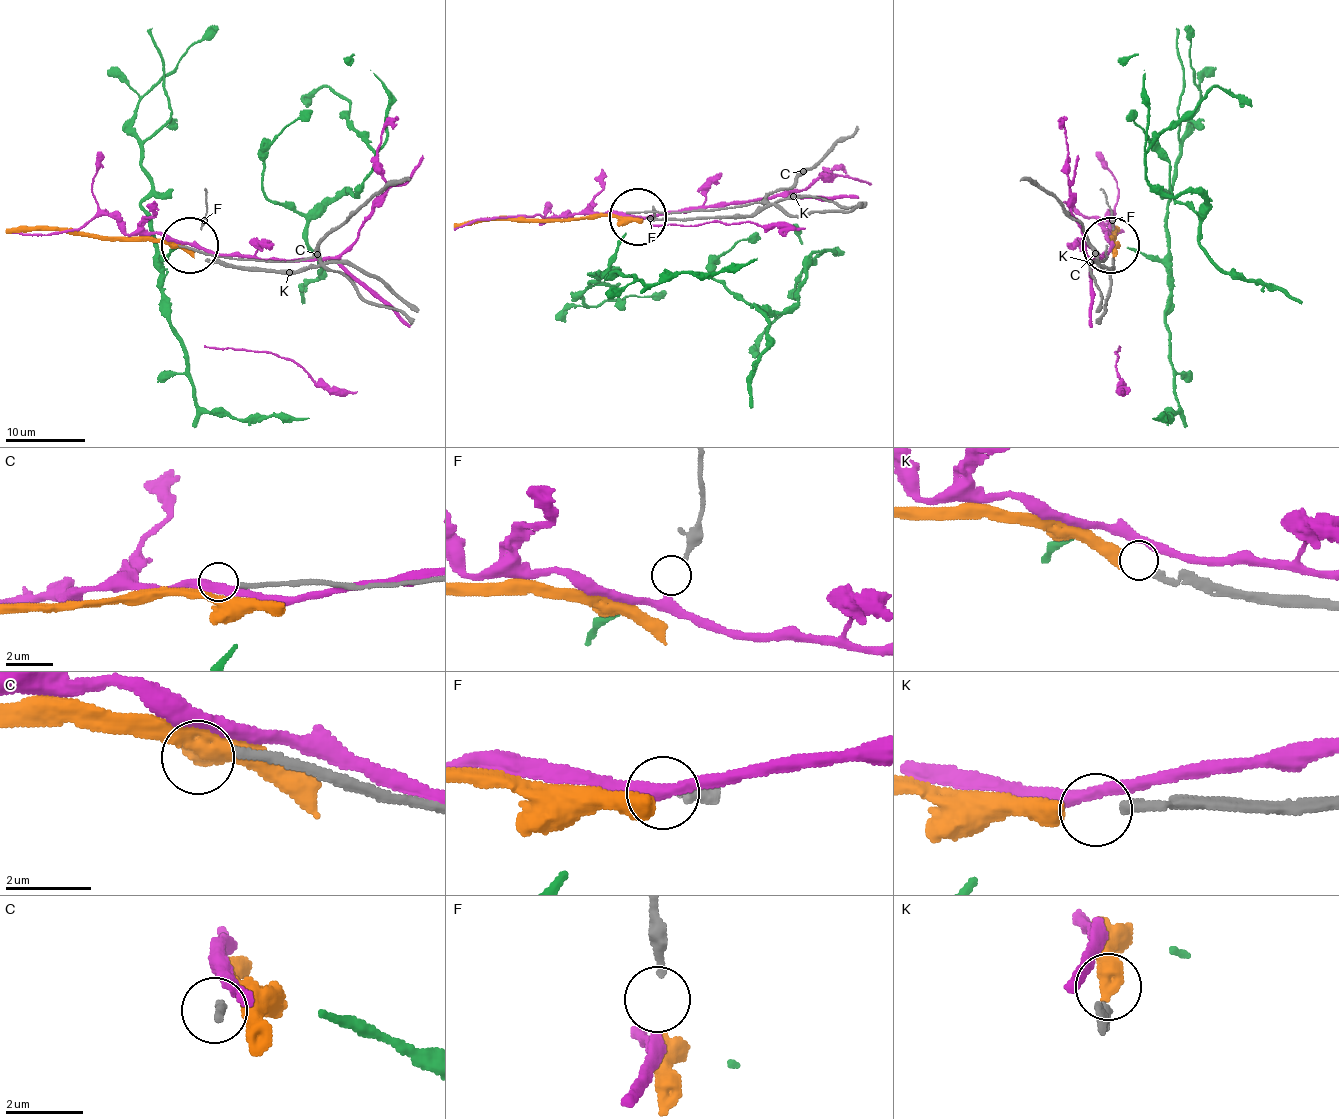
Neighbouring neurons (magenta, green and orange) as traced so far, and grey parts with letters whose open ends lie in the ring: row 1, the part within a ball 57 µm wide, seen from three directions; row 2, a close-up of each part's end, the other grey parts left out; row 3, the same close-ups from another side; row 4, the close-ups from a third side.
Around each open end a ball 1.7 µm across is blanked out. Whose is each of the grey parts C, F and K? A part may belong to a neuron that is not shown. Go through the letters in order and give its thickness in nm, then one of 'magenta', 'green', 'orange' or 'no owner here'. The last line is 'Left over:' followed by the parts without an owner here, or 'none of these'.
C: 220 nm | no owner here
F: 240 nm | magenta
K: 280 nm | orange
Left over: C

